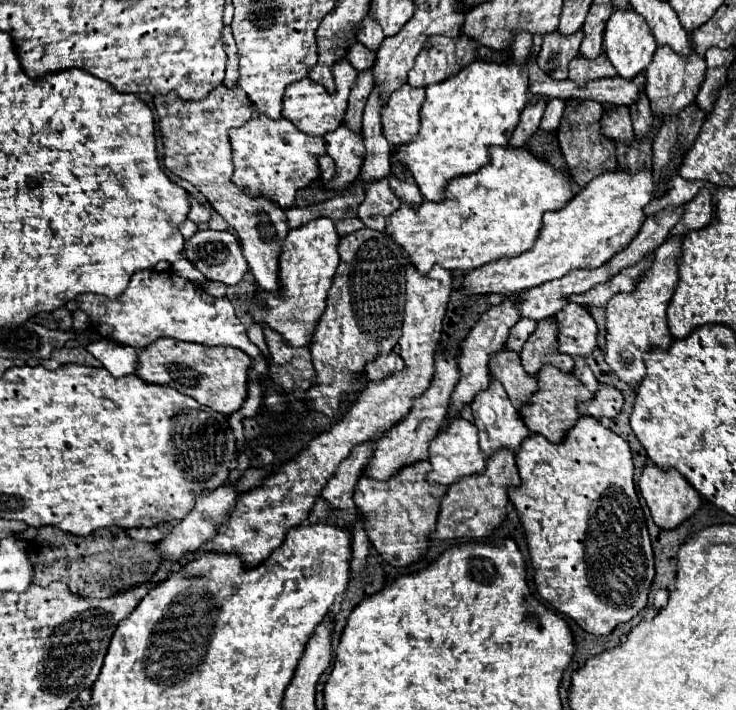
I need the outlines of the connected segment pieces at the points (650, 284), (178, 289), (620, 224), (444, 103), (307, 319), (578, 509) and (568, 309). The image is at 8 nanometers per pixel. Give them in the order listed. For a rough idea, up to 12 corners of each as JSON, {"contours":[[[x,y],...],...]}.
{"contours":[[[681,237],[655,249],[629,295],[607,303],[605,361],[627,385],[669,349]],[[137,271],[115,299],[77,297],[105,339],[241,347],[267,361],[227,297]],[[649,169],[603,173],[547,211],[525,253],[465,271],[511,297],[597,269],[639,233]],[[529,33],[509,65],[425,87],[421,129],[391,157],[423,199],[507,147],[527,105]],[[331,219],[291,229],[249,313],[307,347],[339,265]],[[533,433],[509,499],[537,593],[609,635],[647,607],[629,445]],[[567,303],[555,313],[557,349],[587,357],[597,347],[589,311]]]}

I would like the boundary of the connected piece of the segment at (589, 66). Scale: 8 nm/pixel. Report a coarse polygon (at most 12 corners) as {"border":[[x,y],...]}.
{"border":[[605,53],[595,61],[575,57],[569,79],[577,87],[589,81],[615,77]]}

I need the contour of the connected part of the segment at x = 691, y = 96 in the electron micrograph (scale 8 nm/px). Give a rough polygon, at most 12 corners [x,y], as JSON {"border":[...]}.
{"border":[[659,47],[645,71],[651,111],[665,121],[695,103],[705,59]]}

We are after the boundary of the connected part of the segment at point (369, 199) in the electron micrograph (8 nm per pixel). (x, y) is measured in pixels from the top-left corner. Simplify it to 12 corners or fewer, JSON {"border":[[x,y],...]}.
{"border":[[389,179],[373,181],[359,219],[369,229],[385,231],[385,221],[401,207]]}

